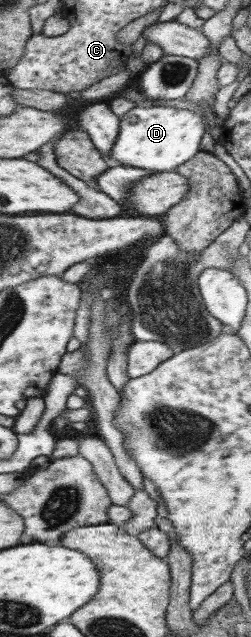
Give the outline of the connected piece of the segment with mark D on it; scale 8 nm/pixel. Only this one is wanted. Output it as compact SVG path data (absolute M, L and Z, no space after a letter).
M134 106L119 116L118 135L110 147L111 161L117 165L142 168L152 173L172 172L198 152L204 135L202 115L170 106Z

